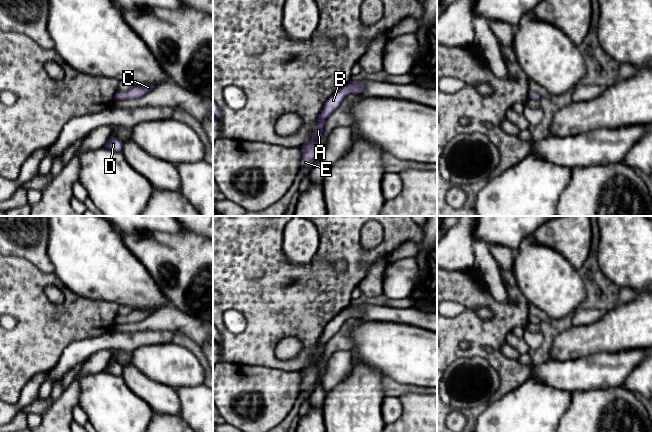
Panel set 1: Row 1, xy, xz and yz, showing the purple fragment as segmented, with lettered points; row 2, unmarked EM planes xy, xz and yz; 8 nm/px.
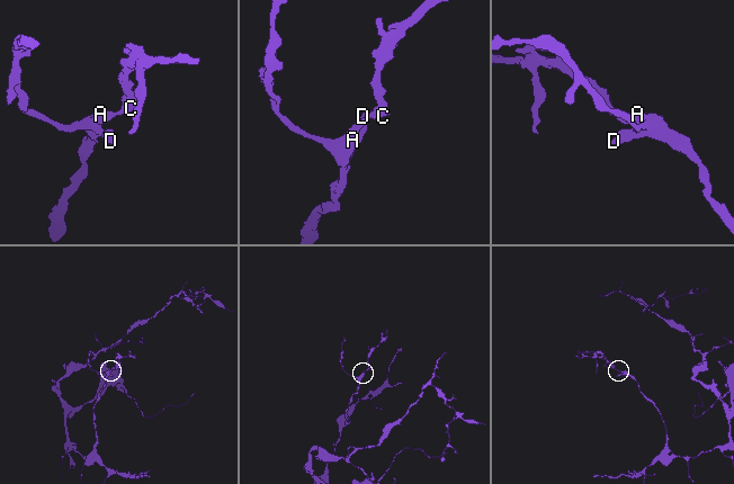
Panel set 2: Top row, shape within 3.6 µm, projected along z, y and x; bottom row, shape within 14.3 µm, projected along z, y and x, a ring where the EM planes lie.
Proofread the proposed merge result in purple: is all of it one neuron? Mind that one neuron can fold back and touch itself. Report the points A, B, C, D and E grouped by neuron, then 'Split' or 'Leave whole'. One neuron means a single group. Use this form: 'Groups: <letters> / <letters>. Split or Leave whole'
Groups: A B C D E. Leave whole

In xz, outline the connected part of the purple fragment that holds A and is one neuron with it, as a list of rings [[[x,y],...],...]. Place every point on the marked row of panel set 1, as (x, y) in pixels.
[[[350,81],[346,86],[343,86],[336,91],[325,102],[323,110],[317,118],[317,124],[313,128],[312,138],[300,146],[303,149],[300,169],[310,166],[316,159],[321,146],[321,137],[327,118],[334,112],[349,93],[358,94],[362,90],[363,84],[360,81]]]

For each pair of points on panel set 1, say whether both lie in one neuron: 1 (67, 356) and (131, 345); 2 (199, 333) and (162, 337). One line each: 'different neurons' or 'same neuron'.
1: same neuron
2: different neurons

